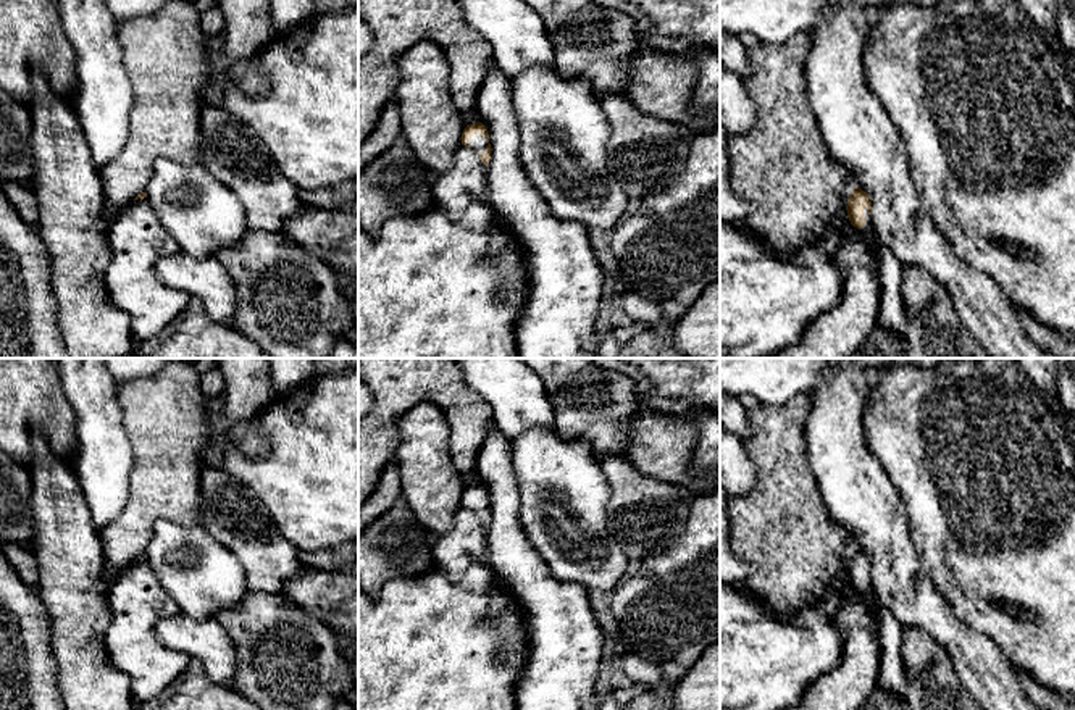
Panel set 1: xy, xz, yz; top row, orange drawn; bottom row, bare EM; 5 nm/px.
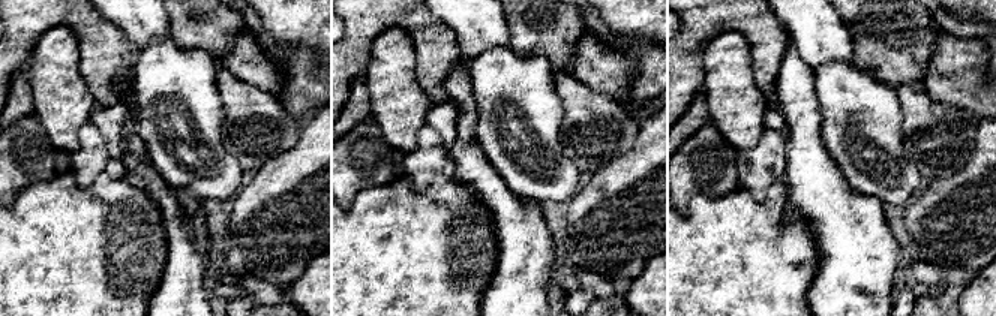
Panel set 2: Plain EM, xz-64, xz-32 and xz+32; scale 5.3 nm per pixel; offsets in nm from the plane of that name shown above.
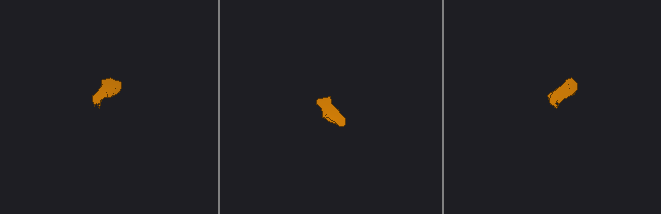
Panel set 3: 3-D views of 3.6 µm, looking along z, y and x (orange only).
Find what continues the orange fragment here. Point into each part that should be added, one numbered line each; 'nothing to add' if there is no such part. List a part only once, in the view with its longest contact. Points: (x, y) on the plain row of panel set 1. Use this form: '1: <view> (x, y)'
1: xz (478, 504)

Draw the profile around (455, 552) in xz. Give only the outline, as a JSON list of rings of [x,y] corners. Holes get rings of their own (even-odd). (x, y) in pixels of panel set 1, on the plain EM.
[[[465,507],[457,510],[454,528],[433,545],[434,566],[458,583],[487,549],[487,529],[479,516]]]

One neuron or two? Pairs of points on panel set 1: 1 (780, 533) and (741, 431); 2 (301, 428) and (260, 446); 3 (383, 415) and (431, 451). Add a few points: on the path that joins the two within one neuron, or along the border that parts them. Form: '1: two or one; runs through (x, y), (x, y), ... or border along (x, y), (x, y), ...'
1: two; border along (746, 412), (751, 436), (743, 442)
2: two; border along (254, 428), (268, 444), (268, 452), (262, 459)
3: two; border along (428, 402), (418, 402), (401, 418), (394, 460)

